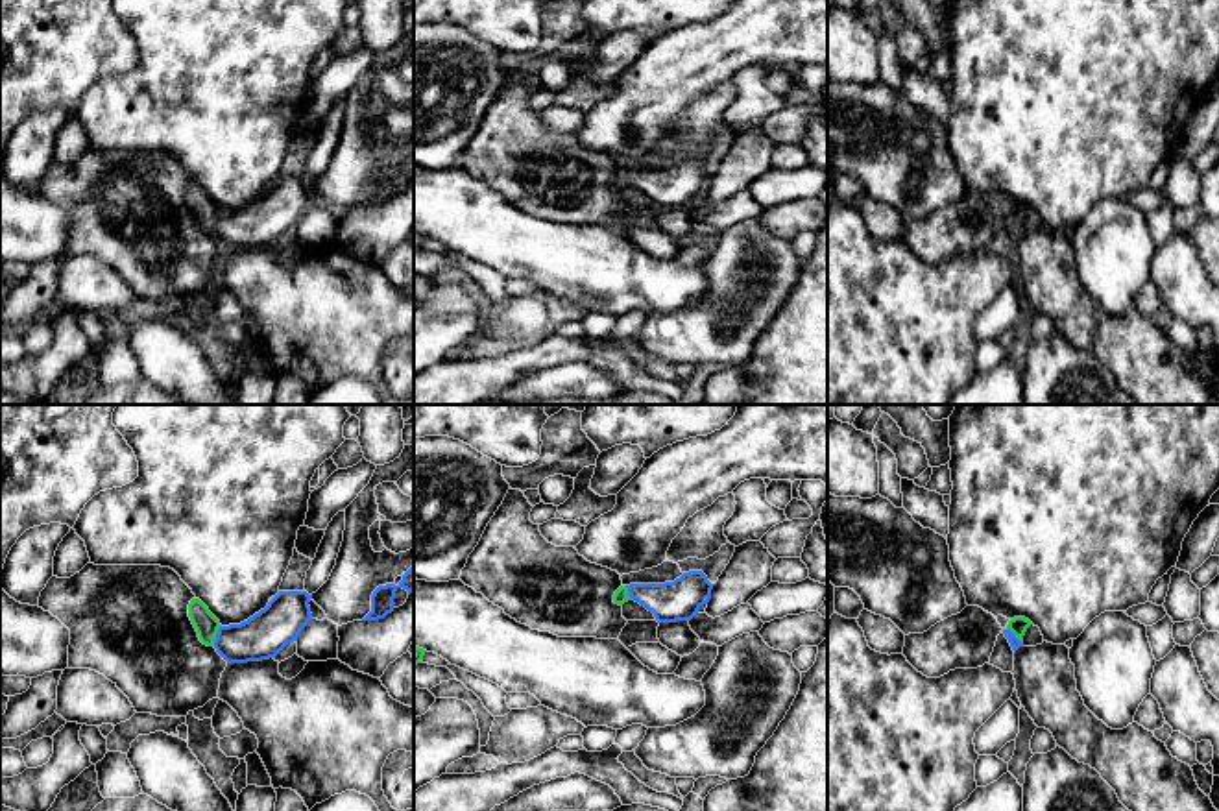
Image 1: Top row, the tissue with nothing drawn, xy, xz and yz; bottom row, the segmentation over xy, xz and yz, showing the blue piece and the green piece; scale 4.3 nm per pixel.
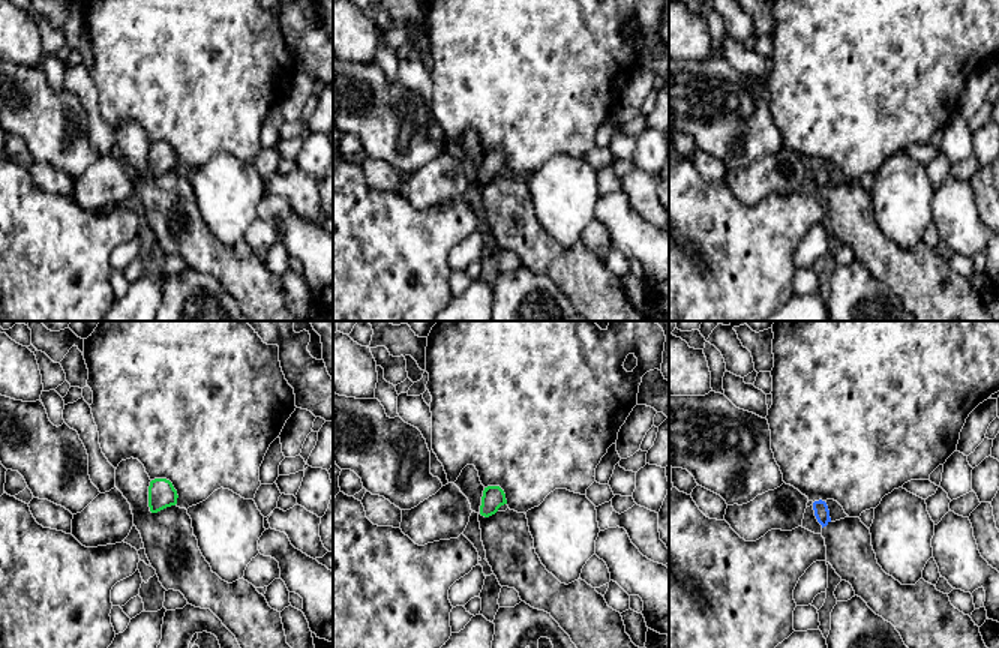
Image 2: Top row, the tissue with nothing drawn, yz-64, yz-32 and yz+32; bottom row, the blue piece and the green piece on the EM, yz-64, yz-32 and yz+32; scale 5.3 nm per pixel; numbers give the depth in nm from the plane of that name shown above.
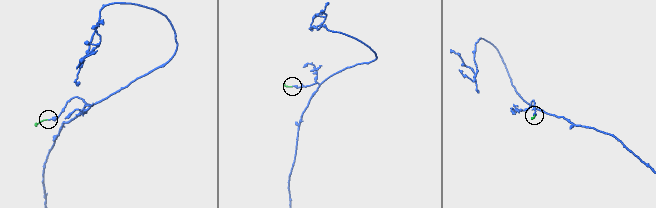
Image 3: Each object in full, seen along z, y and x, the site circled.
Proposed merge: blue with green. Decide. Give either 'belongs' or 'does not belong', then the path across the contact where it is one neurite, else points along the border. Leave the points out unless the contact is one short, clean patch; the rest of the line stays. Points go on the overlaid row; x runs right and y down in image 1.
belongs; way xy (263, 636), (217, 636), (205, 623)

